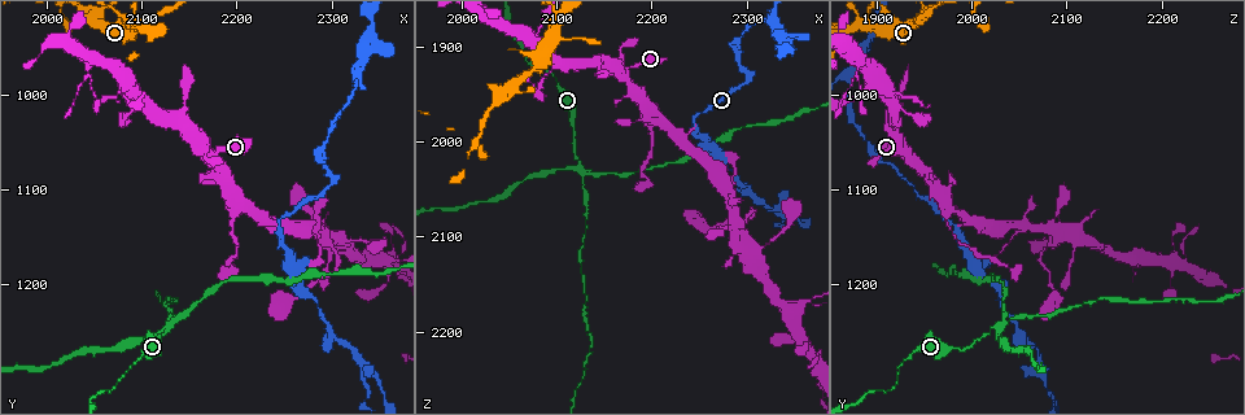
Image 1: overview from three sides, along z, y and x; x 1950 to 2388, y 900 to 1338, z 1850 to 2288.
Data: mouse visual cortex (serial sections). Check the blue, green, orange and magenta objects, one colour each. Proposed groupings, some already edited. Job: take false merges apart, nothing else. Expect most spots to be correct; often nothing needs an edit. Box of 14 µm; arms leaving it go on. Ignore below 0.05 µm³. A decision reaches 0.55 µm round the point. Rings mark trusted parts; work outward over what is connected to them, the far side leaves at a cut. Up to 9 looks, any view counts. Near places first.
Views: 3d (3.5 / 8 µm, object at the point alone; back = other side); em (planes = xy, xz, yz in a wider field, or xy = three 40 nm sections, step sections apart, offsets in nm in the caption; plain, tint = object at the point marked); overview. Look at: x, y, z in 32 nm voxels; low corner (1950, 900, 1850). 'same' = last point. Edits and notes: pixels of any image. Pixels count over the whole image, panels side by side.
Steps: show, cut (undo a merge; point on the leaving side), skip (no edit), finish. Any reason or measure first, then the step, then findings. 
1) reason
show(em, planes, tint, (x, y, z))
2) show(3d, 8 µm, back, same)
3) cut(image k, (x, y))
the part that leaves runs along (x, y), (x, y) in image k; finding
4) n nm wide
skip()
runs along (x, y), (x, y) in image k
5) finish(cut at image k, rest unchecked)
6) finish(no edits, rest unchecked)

arms part here
show(3d, 3.5 µm, (2205, 1120, 1975))

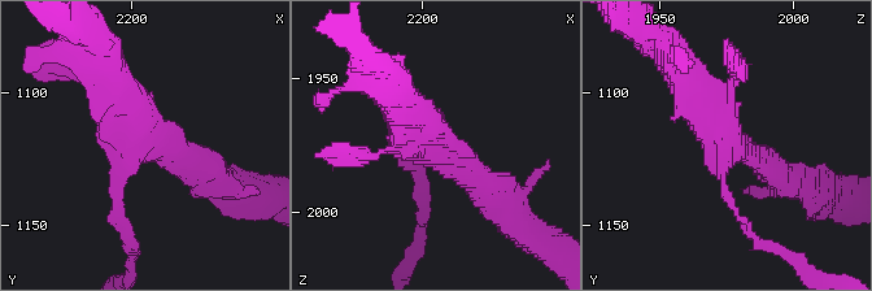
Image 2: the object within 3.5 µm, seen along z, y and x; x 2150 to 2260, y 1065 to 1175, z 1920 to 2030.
3 arms; arms of 150, 300, 450 nm
show(em, xy, step 5, tint, (2203, 1119, 1975))

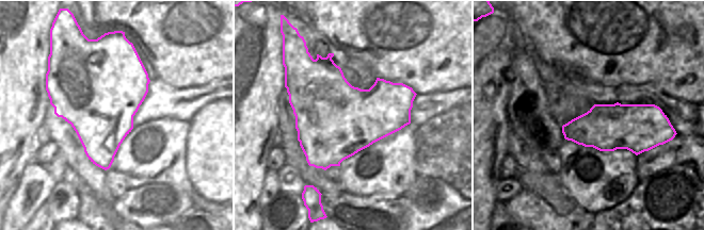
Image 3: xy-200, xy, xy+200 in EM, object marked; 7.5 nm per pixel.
skip()
runs along (107, 77), (139, 144), (206, 172) in image 2; continuous, no second cell

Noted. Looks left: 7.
four arms meet
show(3d, 3.5 µm, (2120, 1250, 2025))

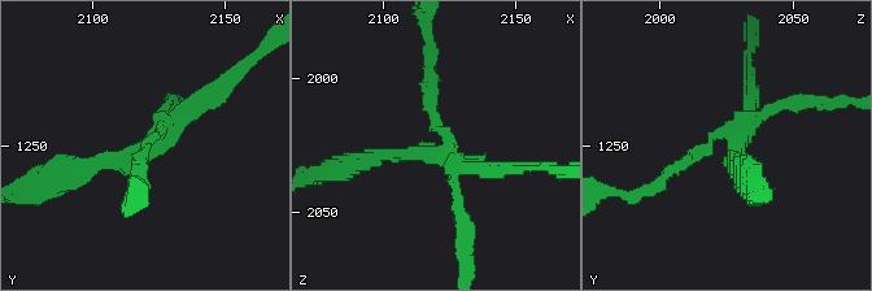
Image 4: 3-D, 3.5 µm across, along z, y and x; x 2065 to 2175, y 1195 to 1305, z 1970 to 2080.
4 arms; arms of 150, 150, 200, 200 nm
show(em, xy, step 1, tint, (2125, 1247, 2027))

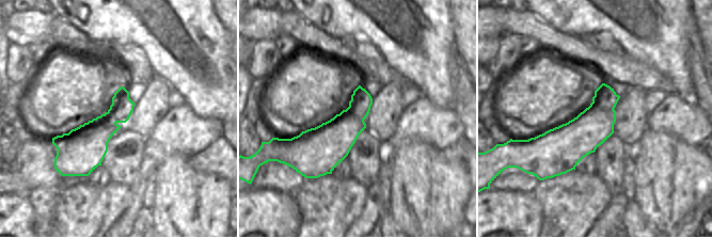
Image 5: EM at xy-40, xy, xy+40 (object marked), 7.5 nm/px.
cut(image 4, (214, 101))
two cells meet here

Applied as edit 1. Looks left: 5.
show(3d, 3.5 µm, back, (2280, 1215, 2030))

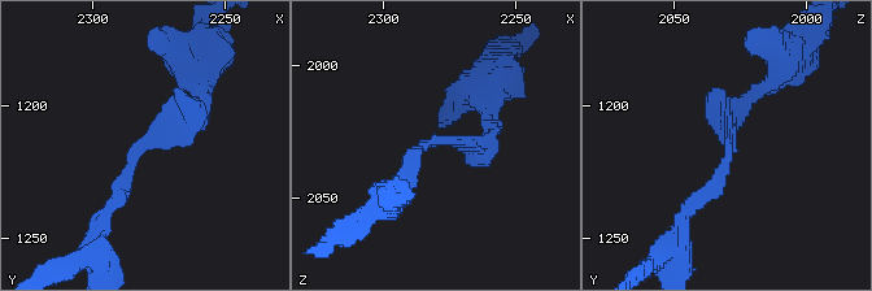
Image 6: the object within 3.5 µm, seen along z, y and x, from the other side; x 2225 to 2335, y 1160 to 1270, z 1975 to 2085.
now the EM
show(em, xy, step 2, tint, (2282, 1215, 2028))

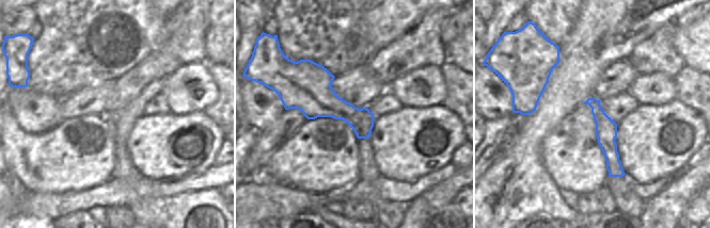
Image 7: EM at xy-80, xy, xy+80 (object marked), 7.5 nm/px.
another direction
show(em, xy, step 1, tint, same)

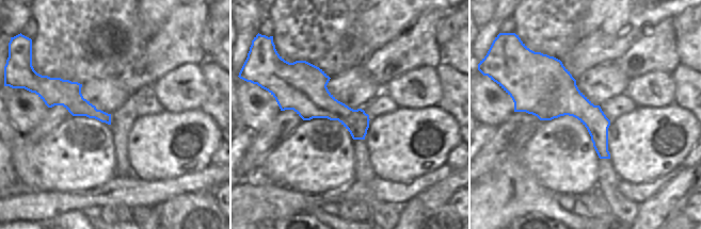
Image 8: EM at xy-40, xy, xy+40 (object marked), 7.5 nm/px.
skip()
all the same cell

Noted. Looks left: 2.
sharp bend
show(3d, 3.5 µm, (2305, 1170, 2070))

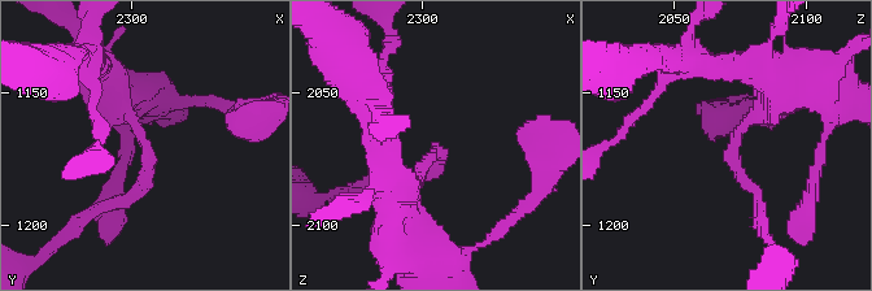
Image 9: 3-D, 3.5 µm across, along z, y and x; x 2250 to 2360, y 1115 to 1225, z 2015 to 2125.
show(em, xy, step 2, tint, (2304, 1171, 2072))

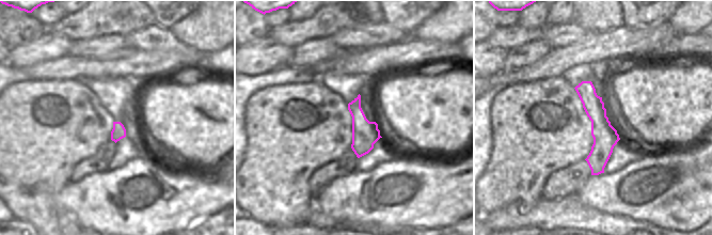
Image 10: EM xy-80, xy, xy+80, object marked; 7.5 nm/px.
skip()
runs along (781, 99), (731, 147), (758, 207) in image 9; all the same cell

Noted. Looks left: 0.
finish(cut at image 4, rest unchecked)

